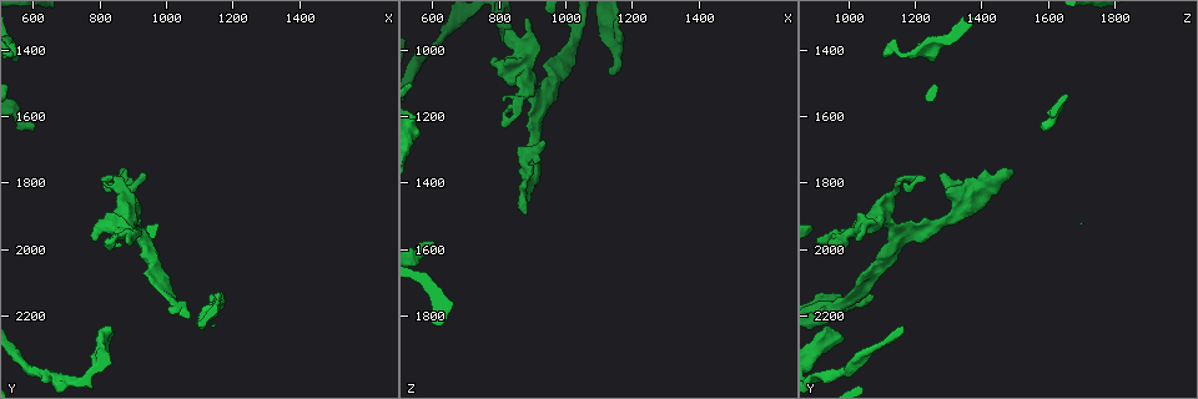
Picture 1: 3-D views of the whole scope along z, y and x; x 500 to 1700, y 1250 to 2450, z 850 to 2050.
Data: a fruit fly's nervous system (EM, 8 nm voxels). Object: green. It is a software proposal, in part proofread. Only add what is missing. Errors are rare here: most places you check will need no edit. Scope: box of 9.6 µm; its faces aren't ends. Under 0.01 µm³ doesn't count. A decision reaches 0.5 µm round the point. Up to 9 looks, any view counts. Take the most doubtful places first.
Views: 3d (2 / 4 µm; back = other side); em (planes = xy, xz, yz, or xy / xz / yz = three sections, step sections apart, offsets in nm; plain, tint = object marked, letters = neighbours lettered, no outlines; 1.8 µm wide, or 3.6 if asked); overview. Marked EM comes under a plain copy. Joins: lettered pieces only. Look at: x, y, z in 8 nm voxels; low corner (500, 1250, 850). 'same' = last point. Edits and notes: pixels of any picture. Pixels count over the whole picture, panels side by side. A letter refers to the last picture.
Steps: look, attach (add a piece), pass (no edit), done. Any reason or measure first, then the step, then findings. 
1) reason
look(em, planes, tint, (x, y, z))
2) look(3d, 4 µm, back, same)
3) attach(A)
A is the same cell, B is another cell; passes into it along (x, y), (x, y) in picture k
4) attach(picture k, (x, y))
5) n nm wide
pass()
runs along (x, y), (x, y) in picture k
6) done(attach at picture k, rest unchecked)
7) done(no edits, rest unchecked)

an open end
look(em, 3.6 µm, planes, tint, (1140, 2140, 1060))

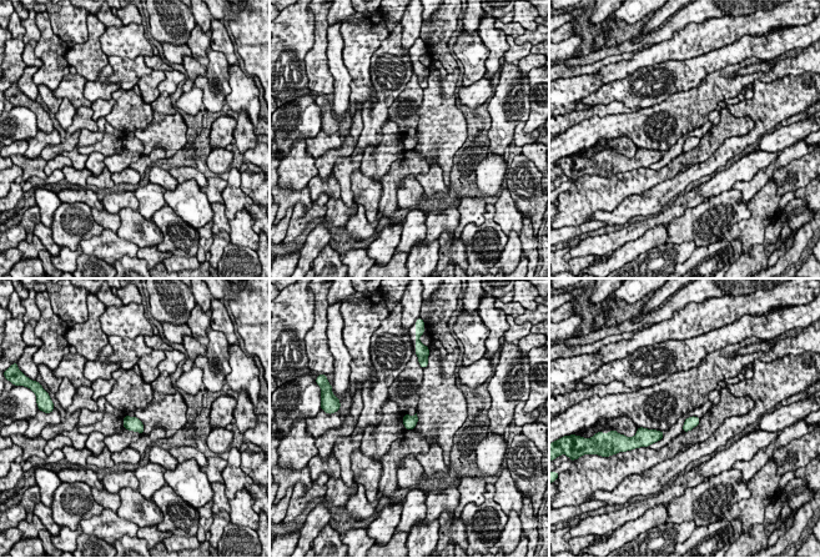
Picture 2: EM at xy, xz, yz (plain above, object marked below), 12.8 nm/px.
look(em, 3.6 µm, planes, letters, same)

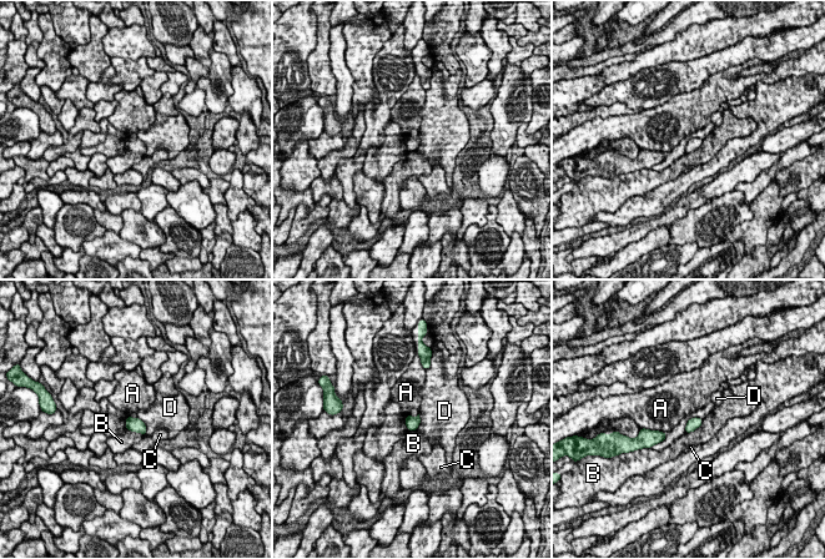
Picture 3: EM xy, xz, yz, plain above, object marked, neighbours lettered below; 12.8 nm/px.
B touches over 300 nm
pass()
A, B, C and D are other cells; border along (649, 428), (665, 433) in picture 3; no lettered piece goes on from it

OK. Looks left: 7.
free end
look(3d, 4 µm, back, (840, 2260, 990))

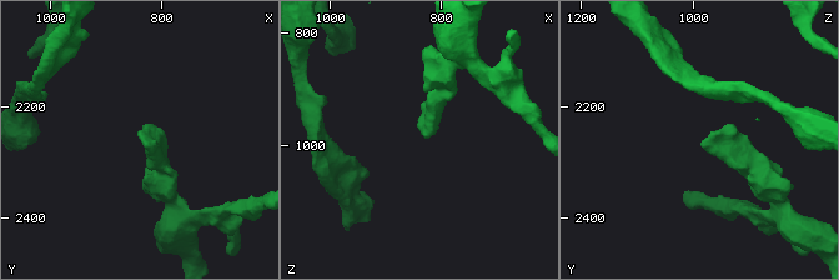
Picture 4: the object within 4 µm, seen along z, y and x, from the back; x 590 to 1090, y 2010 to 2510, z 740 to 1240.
look(em, xz, step 16, letters, (835, 2255, 980))

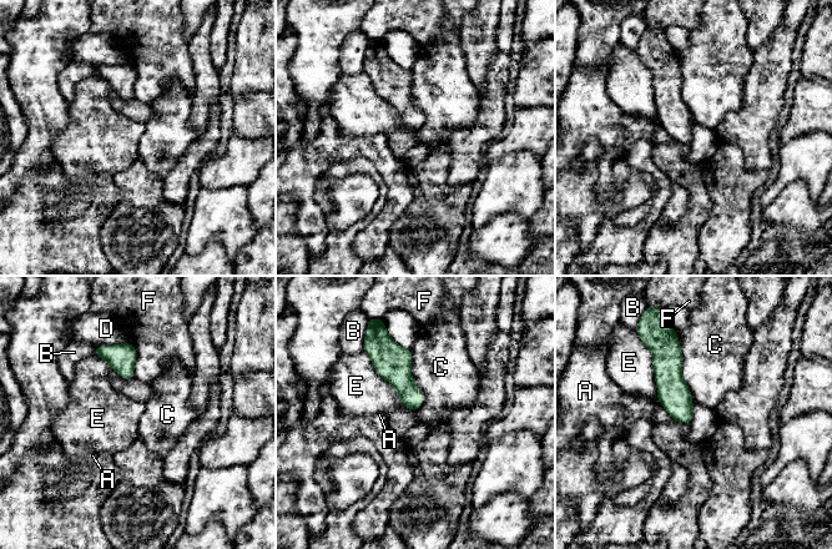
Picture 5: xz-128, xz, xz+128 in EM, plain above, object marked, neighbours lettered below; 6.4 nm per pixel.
pass()
A, B, C, D, E and F are other cells; border along (363, 351), (398, 399), (417, 411) in picture 5; no lettered piece goes on from it

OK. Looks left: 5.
free end
look(3d, 4 µm, (950, 1770, 1270))

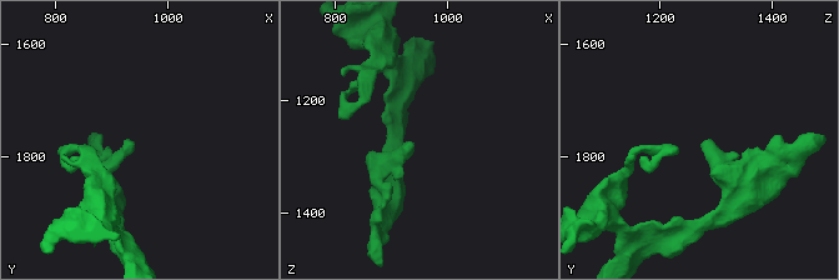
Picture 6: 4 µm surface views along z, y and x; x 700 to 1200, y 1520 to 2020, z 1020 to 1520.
look(em, planes, letters, (945, 1780, 1285))

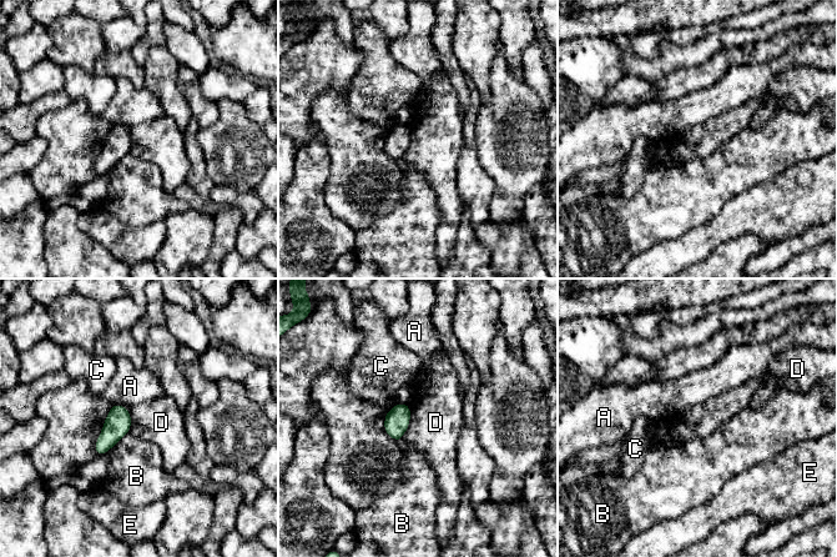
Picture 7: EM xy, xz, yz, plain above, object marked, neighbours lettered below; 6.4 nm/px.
pass()
A, B, C, D and E are other cells; border along (411, 405), (411, 421), (401, 441) in picture 7; no lettered piece goes on from it

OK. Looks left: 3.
free end
look(em, xz, step 8, tint, (820, 1980, 930))

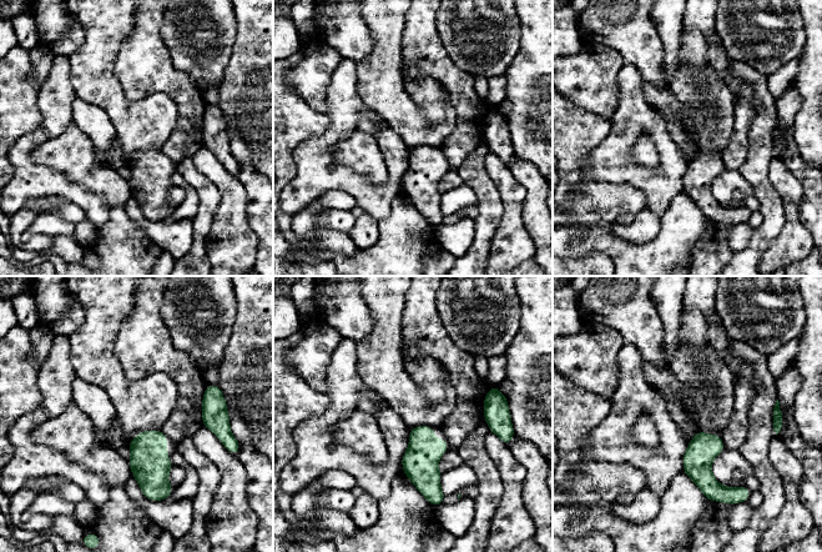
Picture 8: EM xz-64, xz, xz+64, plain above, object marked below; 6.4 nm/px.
look(em, planes, letters, same)

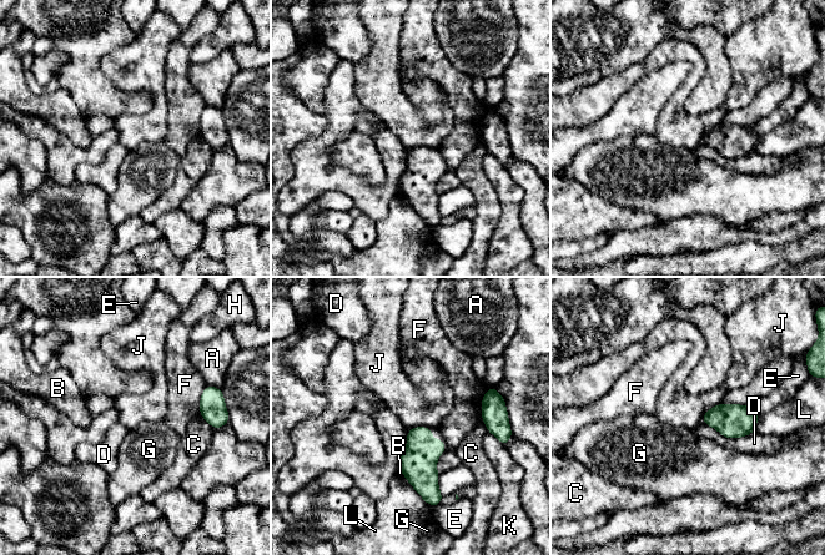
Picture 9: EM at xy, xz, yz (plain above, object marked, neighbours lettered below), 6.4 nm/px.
130 nm wide
pass()
A, B, C, D, E, F, G, H, J, K and L are other cells; border along (722, 402), (710, 407), (700, 420) in picture 9; none of them fits

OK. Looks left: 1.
done(no edits, rest unchecked)

